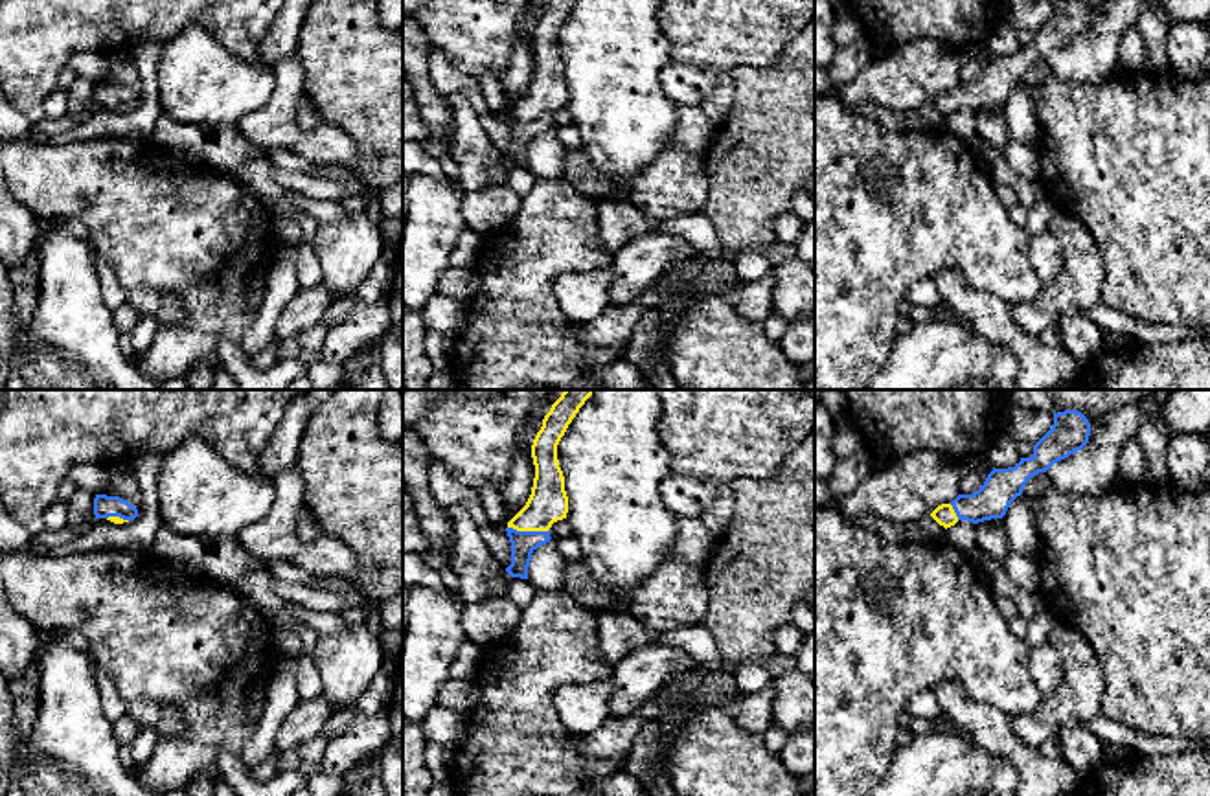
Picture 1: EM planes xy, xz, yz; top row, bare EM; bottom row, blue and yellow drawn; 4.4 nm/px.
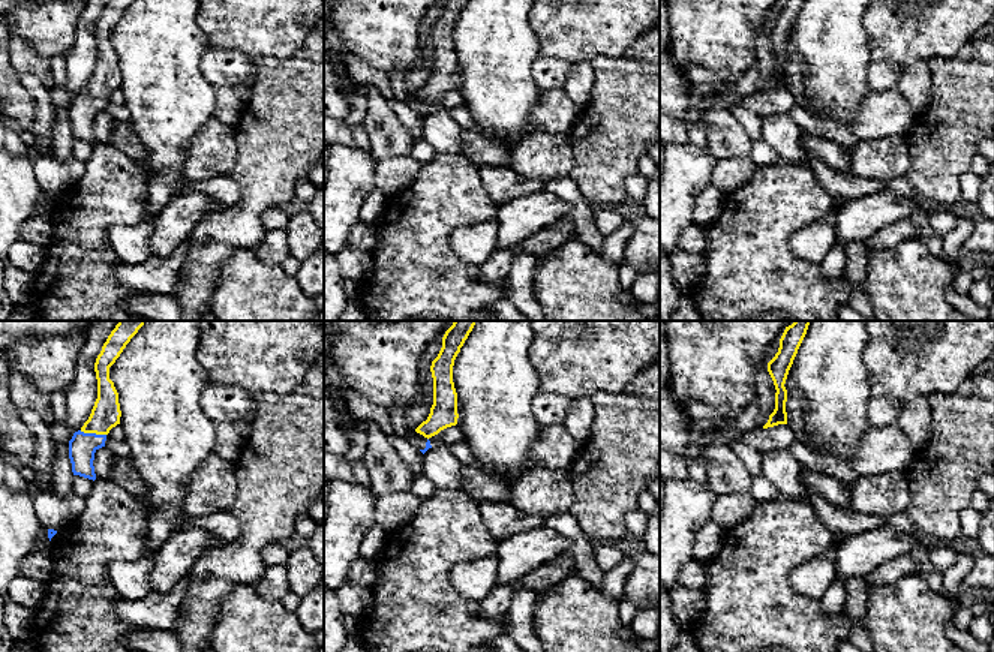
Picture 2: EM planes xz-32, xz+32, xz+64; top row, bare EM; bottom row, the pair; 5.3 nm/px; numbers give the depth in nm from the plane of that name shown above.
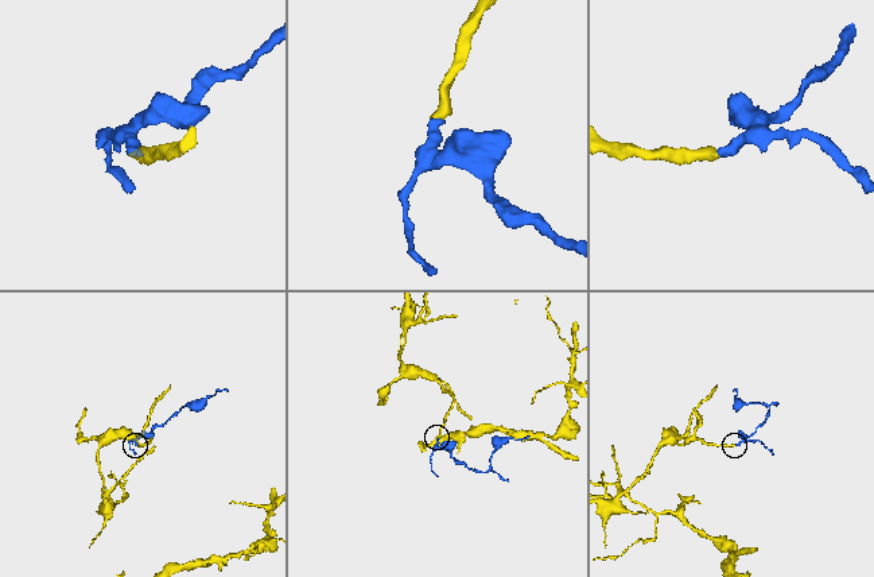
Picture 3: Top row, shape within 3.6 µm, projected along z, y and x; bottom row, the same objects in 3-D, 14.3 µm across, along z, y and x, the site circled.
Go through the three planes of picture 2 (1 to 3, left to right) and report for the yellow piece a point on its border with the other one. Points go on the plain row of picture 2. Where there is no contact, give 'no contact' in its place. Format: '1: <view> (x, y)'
1: xz-32 (93, 98)
2: no contact
3: no contact

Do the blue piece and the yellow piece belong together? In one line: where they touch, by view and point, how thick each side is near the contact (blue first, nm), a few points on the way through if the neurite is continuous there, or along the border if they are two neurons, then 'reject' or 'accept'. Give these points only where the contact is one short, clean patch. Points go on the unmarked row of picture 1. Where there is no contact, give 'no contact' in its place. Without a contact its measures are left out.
xz (528, 120) | 110/170 nm | across xz (523, 131), (528, 120), (548, 90) | accept

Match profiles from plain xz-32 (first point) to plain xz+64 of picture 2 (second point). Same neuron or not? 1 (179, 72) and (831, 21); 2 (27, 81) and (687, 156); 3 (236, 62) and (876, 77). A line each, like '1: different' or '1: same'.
1: same
2: different
3: same

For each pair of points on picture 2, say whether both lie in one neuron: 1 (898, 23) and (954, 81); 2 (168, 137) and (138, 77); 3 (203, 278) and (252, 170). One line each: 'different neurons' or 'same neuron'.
1: different neurons
2: same neuron
3: same neuron

